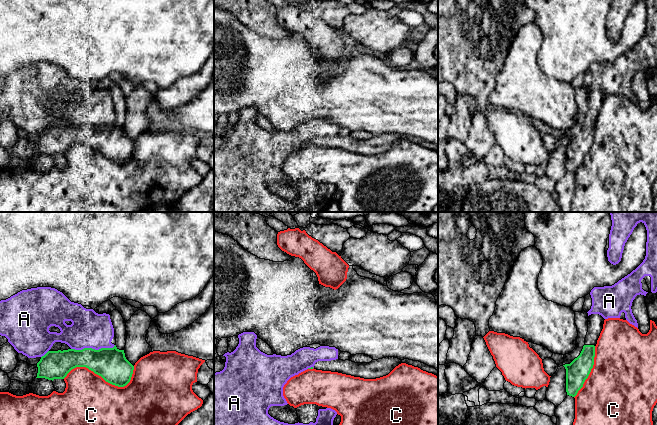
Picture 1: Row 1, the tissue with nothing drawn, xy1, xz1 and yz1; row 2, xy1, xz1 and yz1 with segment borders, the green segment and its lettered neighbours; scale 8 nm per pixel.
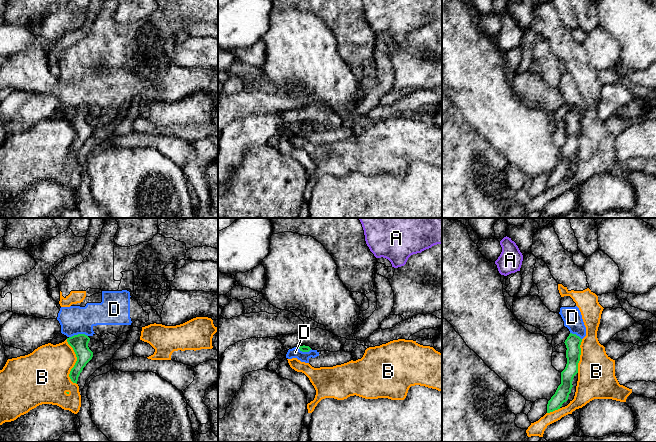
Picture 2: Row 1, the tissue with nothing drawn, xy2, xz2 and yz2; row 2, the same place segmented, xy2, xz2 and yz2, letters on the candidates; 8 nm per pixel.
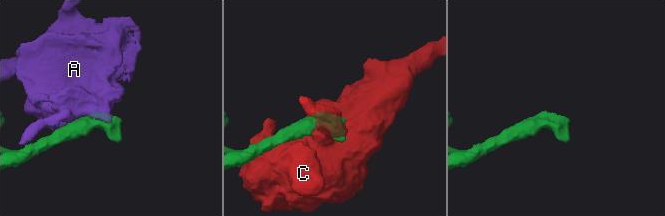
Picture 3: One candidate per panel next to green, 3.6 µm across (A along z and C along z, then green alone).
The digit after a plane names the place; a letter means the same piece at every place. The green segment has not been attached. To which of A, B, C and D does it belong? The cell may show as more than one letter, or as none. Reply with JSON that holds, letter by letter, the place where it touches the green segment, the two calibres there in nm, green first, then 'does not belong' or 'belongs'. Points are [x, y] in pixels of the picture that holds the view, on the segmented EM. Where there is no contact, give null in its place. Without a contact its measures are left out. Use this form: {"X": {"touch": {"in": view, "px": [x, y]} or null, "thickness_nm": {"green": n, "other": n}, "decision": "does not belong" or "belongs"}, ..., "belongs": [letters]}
{"A": {"touch": {"in": "xy1", "px": [93, 349]}, "thickness_nm": {"green": 260, "other": 300}, "decision": "does not belong"}, "B": {"touch": {"in": "xy2", "px": [76, 362]}, "thickness_nm": {"green": 140, "other": 380}, "decision": "does not belong"}, "C": {"touch": {"in": "xy1", "px": [103, 378]}, "thickness_nm": {"green": 260, "other": 400}, "decision": "does not belong"}, "D": {"touch": {"in": "xy2", "px": [78, 334]}, "thickness_nm": {"green": 140, "other": 240}, "decision": "does not belong"}, "belongs": []}

